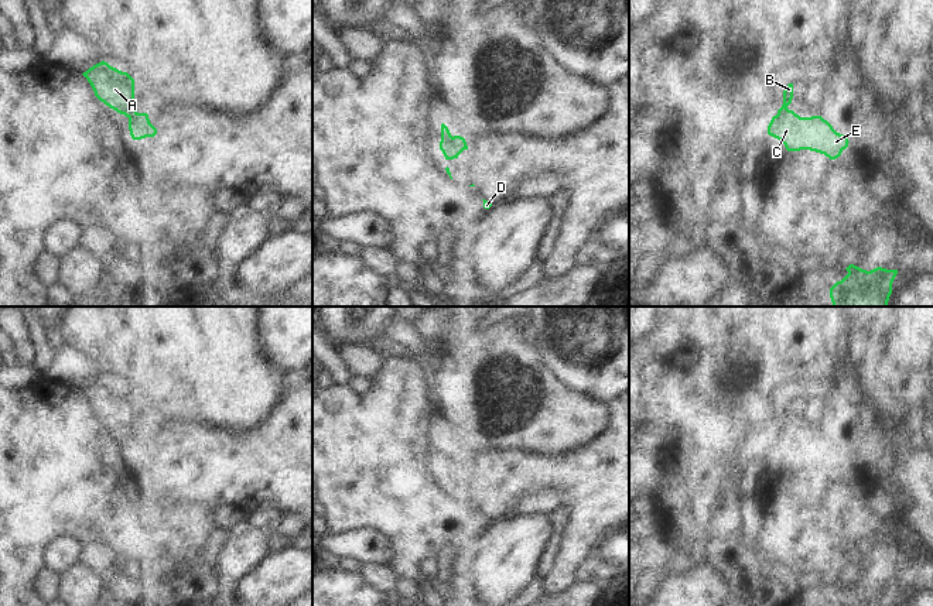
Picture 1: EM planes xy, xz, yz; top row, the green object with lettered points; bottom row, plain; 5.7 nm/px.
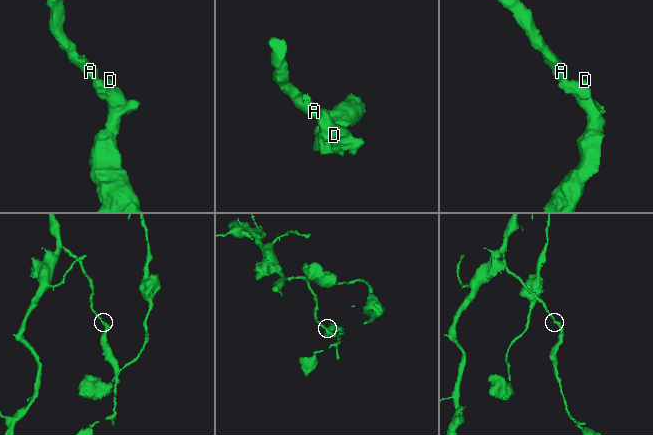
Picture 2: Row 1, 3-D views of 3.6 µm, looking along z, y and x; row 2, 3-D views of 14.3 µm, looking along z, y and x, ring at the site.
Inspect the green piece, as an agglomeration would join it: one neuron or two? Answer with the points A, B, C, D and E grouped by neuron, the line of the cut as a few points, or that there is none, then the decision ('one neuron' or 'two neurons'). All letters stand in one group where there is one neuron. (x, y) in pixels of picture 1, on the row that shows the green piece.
groups A B C D E; cut none; one neuron

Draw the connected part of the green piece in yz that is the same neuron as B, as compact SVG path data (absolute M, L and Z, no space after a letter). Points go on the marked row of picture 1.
M793 83L783 90L783 105L768 126L768 134L780 140L787 151L810 150L835 160L848 147L848 138L837 133L821 116L800 117L787 106L793 99Z

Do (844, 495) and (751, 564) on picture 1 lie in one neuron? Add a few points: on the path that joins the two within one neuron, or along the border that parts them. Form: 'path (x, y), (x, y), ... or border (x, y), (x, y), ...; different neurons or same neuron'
border (745, 527), (748, 544), (772, 567), (788, 577); different neurons

